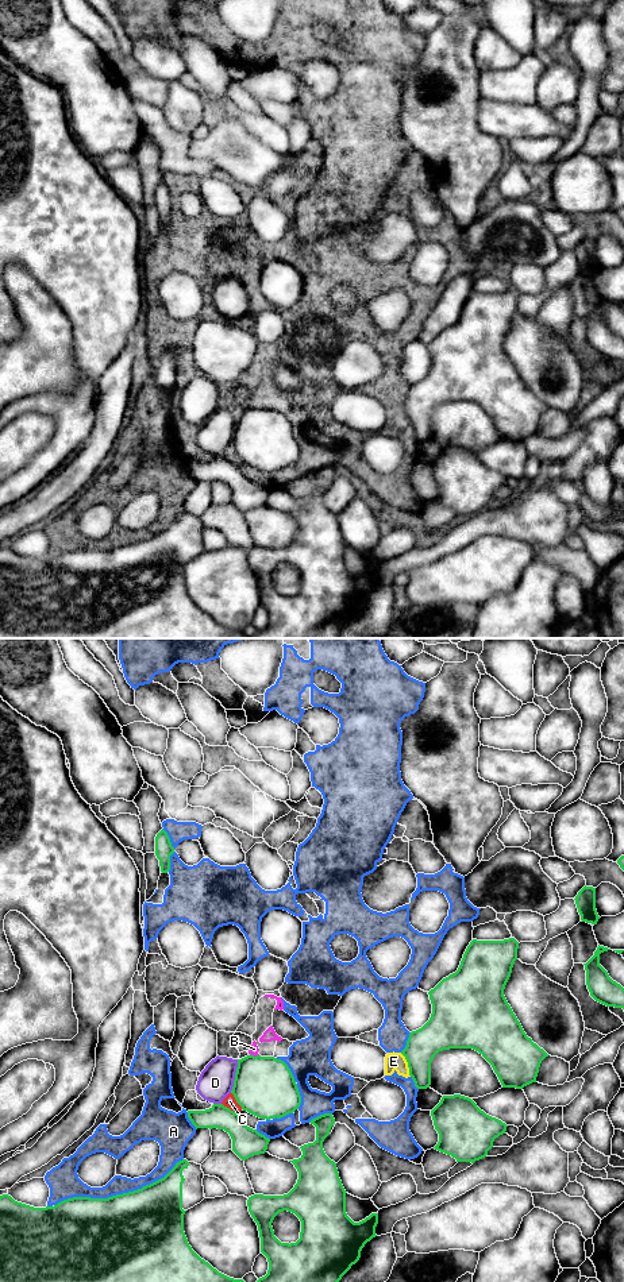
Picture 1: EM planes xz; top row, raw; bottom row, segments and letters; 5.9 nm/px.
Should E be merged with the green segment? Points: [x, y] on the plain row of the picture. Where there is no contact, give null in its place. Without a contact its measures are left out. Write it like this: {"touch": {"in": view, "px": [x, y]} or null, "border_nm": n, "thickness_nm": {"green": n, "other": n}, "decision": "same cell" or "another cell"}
{"touch": {"in": "xz", "px": [408, 417]}, "border_nm": 160, "thickness_nm": {"green": 190, "other": 110}, "decision": "another cell"}

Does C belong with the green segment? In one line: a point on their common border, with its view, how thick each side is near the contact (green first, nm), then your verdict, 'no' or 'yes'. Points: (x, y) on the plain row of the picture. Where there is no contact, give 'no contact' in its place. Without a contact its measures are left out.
xz (235, 451) | 360/70 nm | no

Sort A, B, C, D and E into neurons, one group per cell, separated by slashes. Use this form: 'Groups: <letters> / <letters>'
Groups: A B C D E

